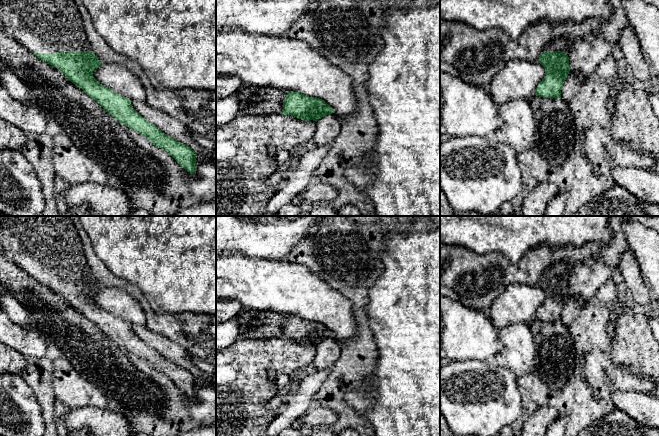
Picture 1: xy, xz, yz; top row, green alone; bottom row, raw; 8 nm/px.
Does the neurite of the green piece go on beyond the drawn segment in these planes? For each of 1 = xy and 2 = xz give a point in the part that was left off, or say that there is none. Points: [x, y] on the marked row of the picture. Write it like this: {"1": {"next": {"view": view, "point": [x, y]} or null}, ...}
{"1": {"next": {"view": "xy", "point": [42, 26]}}, "2": {"next": null}}

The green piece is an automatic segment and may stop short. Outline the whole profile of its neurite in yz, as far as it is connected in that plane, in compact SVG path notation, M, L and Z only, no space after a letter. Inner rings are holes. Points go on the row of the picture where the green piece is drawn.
M565 37L551 41L543 50L538 62L545 69L545 77L538 84L535 95L543 98L561 97L563 84L570 72L568 54L572 44Z

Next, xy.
M0 0L0 21L2 23L2 29L4 32L10 36L11 38L15 39L18 43L20 43L23 47L25 47L27 50L32 52L36 57L41 59L42 61L45 61L49 63L51 66L57 68L60 72L62 72L72 83L74 83L77 87L82 89L87 95L89 95L92 99L96 100L105 111L107 111L110 115L112 115L119 123L126 125L130 129L135 130L136 132L140 133L141 135L145 136L153 145L156 147L159 147L163 150L165 150L169 155L171 155L177 163L182 166L185 170L189 171L191 174L196 174L196 153L190 148L188 145L181 143L177 141L174 138L171 138L170 136L166 135L164 132L162 132L160 129L158 129L156 126L154 126L152 123L147 121L145 118L143 118L131 105L131 100L128 98L112 91L110 88L100 84L93 76L93 71L97 69L101 62L98 60L95 53L92 51L92 47L90 45L90 42L87 38L83 21L81 18L81 15L77 9L77 5L74 0Z

